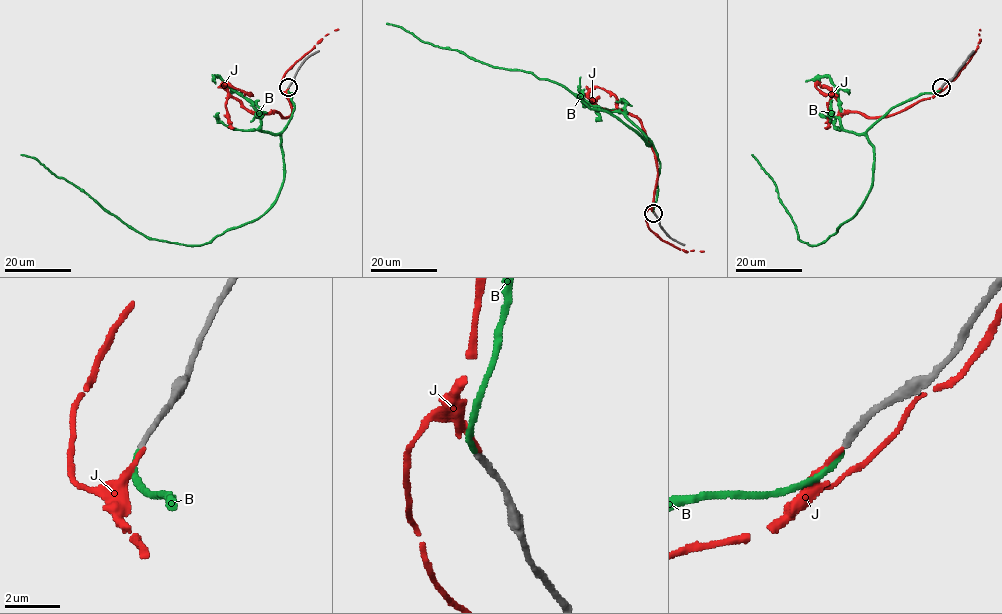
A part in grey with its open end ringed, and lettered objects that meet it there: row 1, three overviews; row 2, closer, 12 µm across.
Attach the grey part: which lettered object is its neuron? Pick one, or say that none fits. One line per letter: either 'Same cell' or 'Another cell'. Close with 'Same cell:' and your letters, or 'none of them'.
B: Same cell
J: Another cell
Same cell: B

